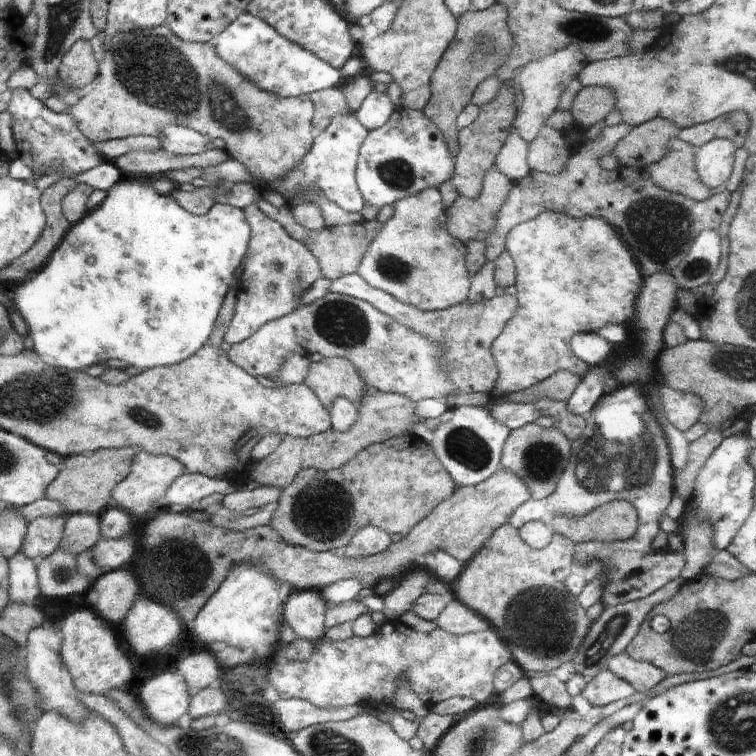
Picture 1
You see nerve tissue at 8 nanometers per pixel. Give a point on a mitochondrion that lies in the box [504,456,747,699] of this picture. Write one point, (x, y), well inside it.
(694, 639)

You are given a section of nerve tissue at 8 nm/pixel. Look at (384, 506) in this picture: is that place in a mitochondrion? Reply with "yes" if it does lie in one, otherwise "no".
no

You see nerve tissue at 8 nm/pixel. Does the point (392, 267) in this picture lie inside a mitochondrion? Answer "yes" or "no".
yes

